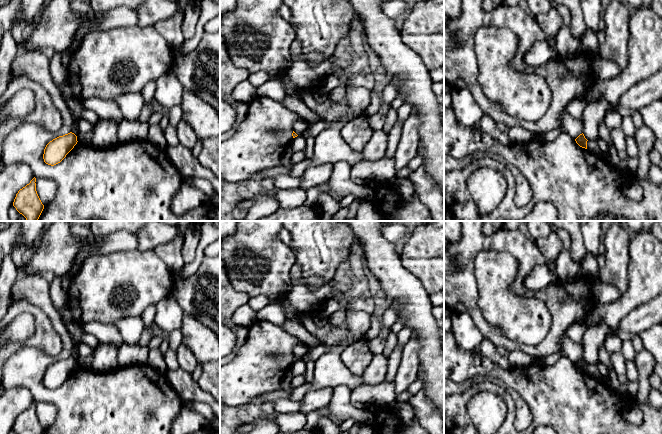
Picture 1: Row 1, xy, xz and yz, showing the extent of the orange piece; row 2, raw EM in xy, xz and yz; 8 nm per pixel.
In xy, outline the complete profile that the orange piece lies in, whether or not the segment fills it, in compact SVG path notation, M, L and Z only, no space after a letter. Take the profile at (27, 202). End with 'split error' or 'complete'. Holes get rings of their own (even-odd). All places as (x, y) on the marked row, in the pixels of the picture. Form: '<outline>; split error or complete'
M34 177L29 184L18 191L13 202L13 206L26 218L26 221L37 221L44 209L35 182Z; complete

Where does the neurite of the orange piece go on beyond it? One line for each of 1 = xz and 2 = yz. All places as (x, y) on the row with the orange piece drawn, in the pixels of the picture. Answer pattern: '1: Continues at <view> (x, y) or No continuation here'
1: No continuation here
2: No continuation here

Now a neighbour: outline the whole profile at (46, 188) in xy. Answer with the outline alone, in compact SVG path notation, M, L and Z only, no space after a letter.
M36 178L36 191L44 206L49 204L57 192L57 184L48 178Z

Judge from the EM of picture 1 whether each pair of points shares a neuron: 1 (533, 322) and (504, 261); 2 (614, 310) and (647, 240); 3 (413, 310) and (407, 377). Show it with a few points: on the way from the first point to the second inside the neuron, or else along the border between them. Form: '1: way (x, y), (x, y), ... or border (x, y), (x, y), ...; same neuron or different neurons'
1: way (518, 307), (503, 292), (503, 276); same neuron
2: way (632, 296), (647, 279), (647, 258); same neuron
3: border (414, 334), (419, 342), (419, 359); different neurons

